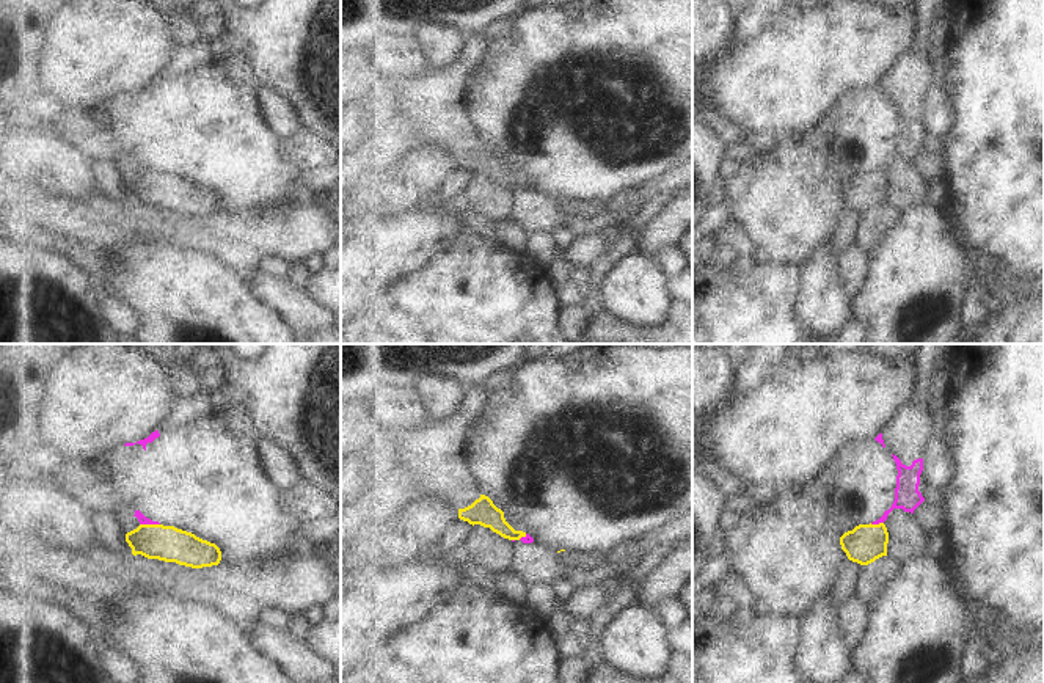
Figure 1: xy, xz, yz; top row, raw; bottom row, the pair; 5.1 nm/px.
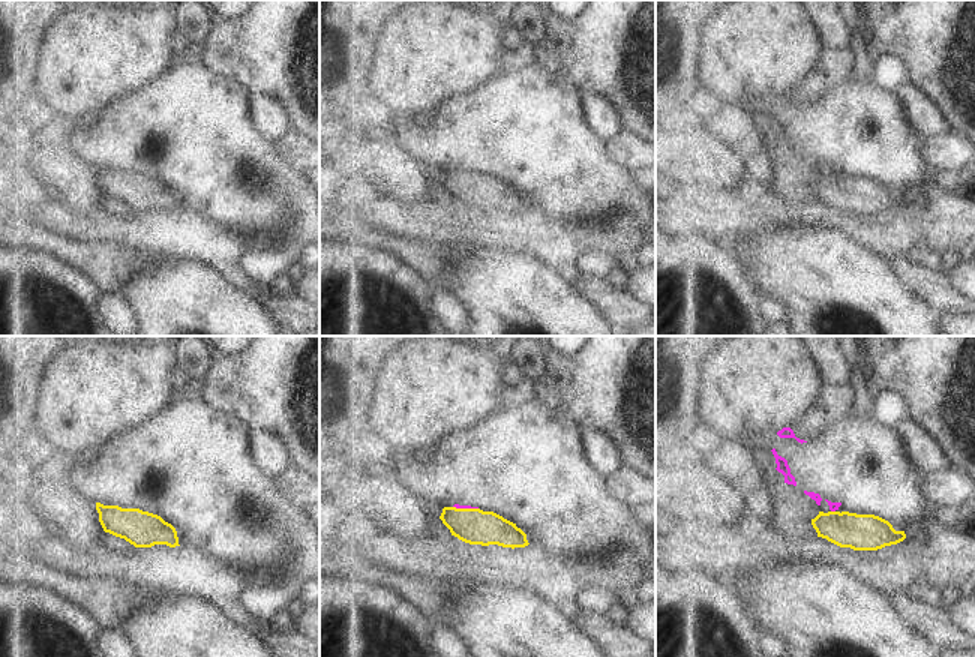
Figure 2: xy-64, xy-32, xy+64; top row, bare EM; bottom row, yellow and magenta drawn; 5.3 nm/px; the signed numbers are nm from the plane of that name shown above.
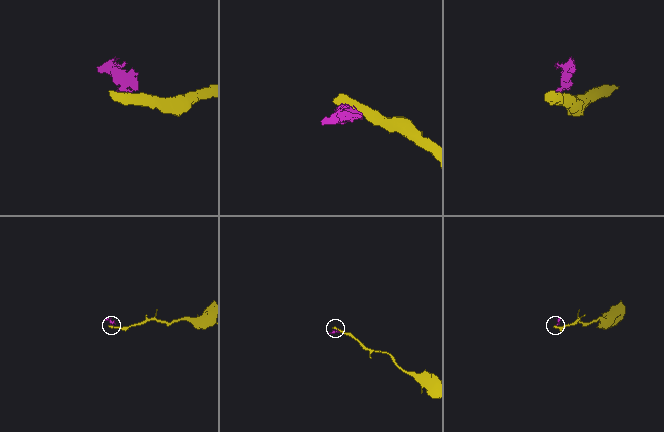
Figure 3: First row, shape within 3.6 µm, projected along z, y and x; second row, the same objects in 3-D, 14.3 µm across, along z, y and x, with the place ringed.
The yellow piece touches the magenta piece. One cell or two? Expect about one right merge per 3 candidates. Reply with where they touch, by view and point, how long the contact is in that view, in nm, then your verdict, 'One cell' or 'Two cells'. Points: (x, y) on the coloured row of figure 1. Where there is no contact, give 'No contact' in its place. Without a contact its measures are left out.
Touches yellow at xy (149, 525). Shared border 100 nm. Two cells

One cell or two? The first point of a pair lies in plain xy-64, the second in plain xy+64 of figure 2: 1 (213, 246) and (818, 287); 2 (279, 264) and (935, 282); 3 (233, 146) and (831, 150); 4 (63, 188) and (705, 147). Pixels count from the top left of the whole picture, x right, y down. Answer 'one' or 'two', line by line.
1: two
2: two
3: one
4: one

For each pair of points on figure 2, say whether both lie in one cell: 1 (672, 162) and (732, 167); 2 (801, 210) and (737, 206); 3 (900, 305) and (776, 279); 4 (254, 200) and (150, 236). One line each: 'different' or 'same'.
1: same
2: same
3: same
4: different

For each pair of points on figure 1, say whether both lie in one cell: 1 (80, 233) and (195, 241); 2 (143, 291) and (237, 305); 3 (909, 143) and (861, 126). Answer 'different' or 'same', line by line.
1: same
2: same
3: different

